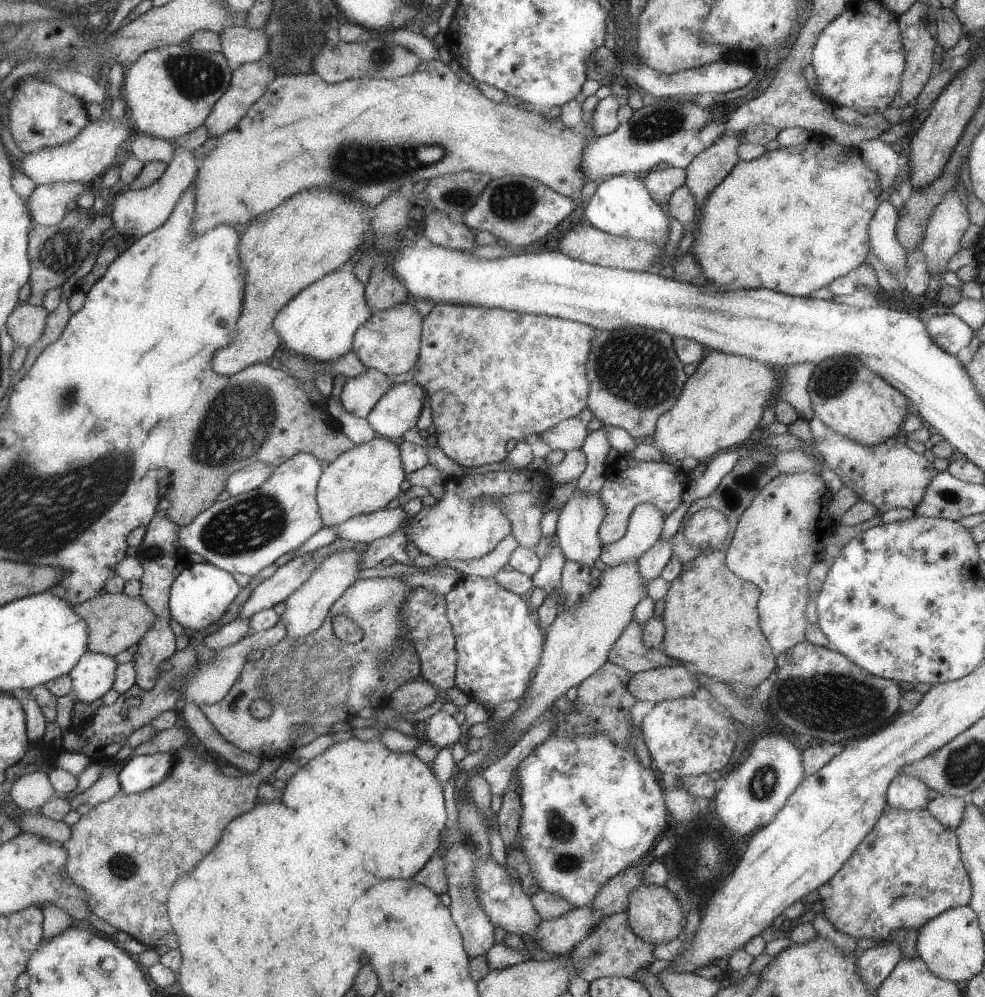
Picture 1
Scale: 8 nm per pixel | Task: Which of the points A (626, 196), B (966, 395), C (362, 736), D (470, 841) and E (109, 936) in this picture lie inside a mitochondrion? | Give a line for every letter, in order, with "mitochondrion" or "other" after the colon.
A: other
B: other
C: other
D: mitochondrion
E: other

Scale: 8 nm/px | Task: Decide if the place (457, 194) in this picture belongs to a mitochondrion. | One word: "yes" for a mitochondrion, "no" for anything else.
yes

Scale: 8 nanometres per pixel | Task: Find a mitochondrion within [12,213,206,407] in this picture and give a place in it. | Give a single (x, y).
(60, 255)

